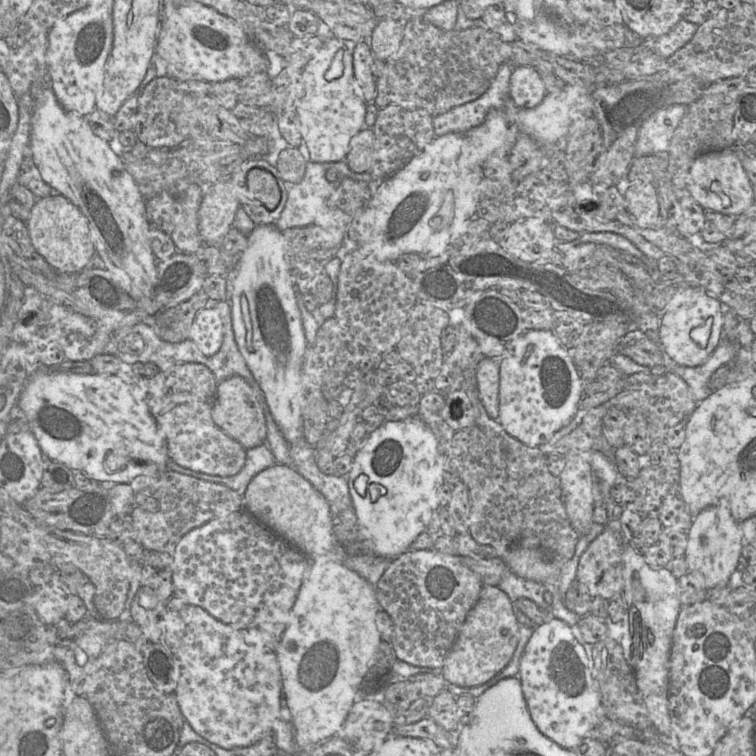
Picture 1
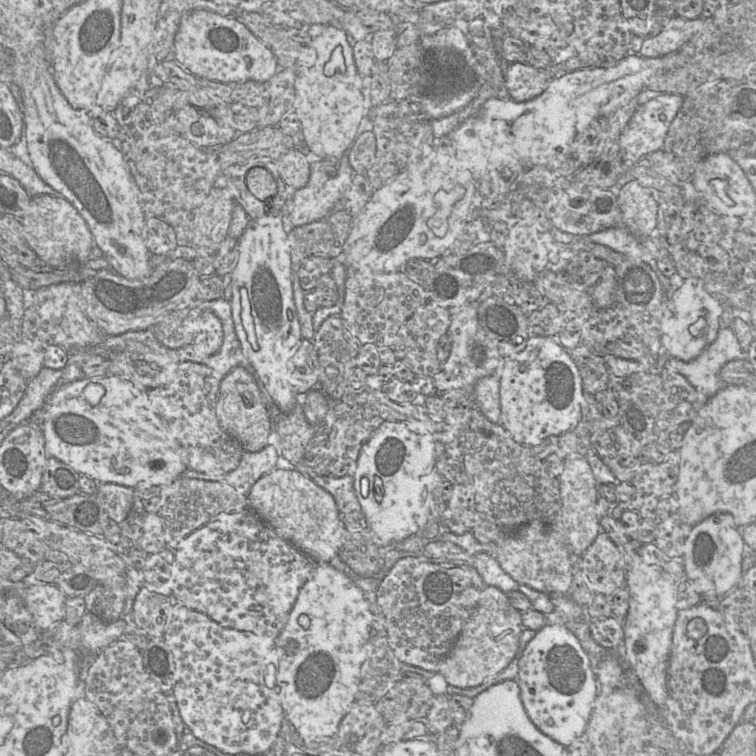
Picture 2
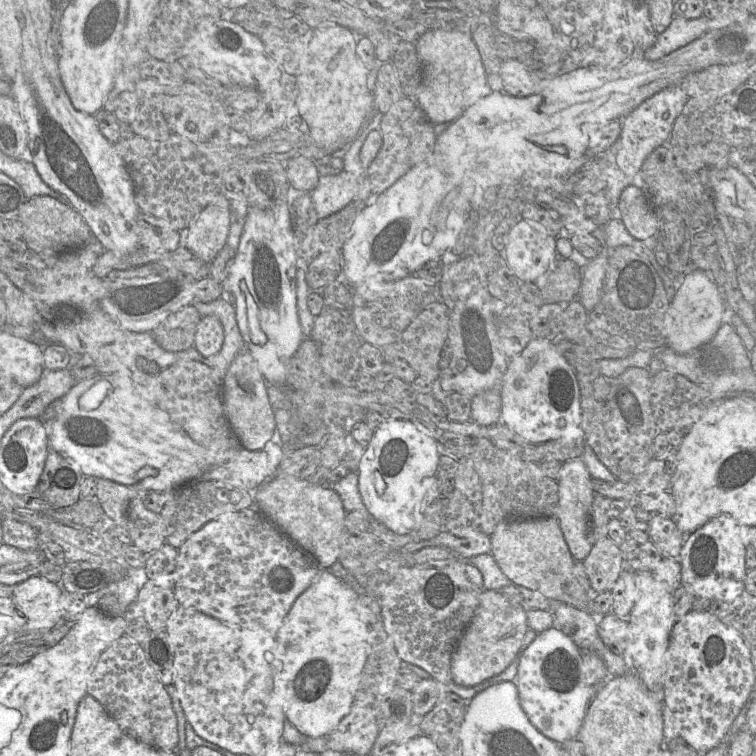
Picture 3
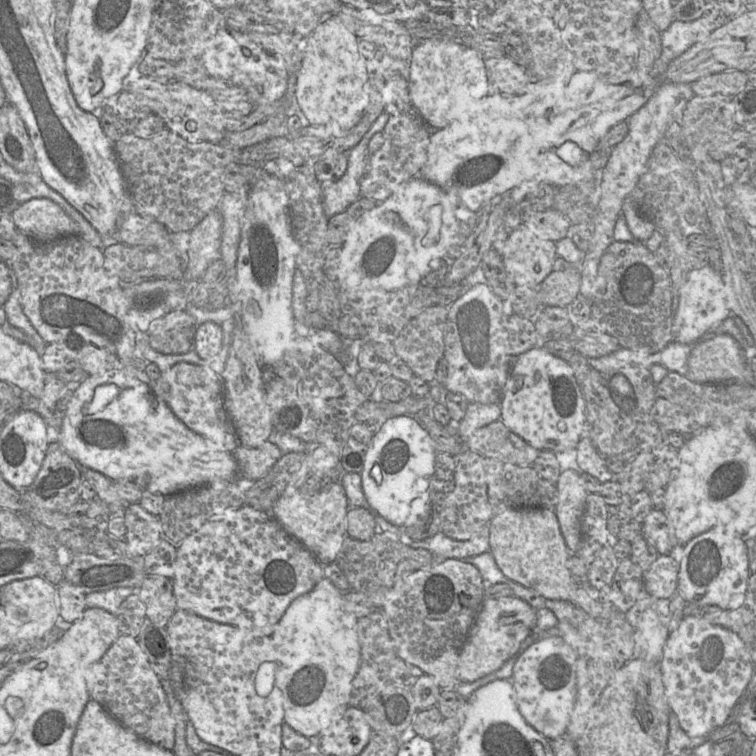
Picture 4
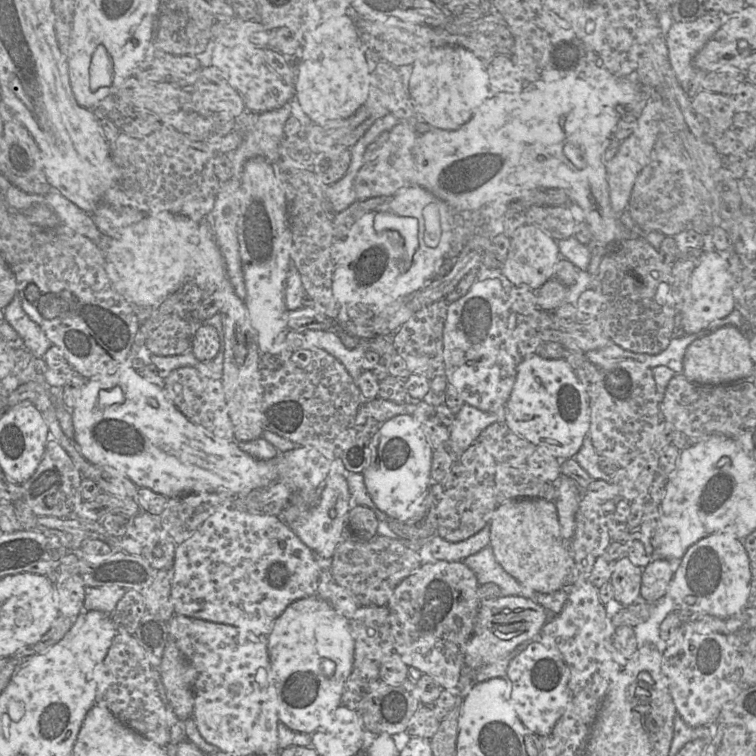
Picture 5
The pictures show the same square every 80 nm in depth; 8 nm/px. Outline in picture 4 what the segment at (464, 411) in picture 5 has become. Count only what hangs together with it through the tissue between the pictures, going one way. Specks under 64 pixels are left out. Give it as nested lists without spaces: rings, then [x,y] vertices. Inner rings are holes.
[[[469,402],[464,417],[455,423],[455,433],[462,441],[467,439],[476,429],[500,420],[500,402],[489,404]]]

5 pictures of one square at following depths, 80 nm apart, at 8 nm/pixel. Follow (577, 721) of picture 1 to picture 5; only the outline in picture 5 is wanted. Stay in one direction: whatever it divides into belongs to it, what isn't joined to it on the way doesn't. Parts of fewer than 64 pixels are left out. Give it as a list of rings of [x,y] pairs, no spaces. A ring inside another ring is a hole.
[[[540,642],[531,643],[526,649],[511,659],[504,677],[511,685],[509,698],[511,712],[518,718],[523,730],[547,737],[558,722],[568,702],[569,668],[561,655]]]

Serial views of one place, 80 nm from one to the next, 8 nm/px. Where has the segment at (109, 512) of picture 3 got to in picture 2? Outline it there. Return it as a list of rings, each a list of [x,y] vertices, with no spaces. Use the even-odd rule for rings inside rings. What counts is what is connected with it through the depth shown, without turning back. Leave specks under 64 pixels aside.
[[[98,483],[97,496],[111,522],[124,523],[135,502],[135,489],[116,483]]]

